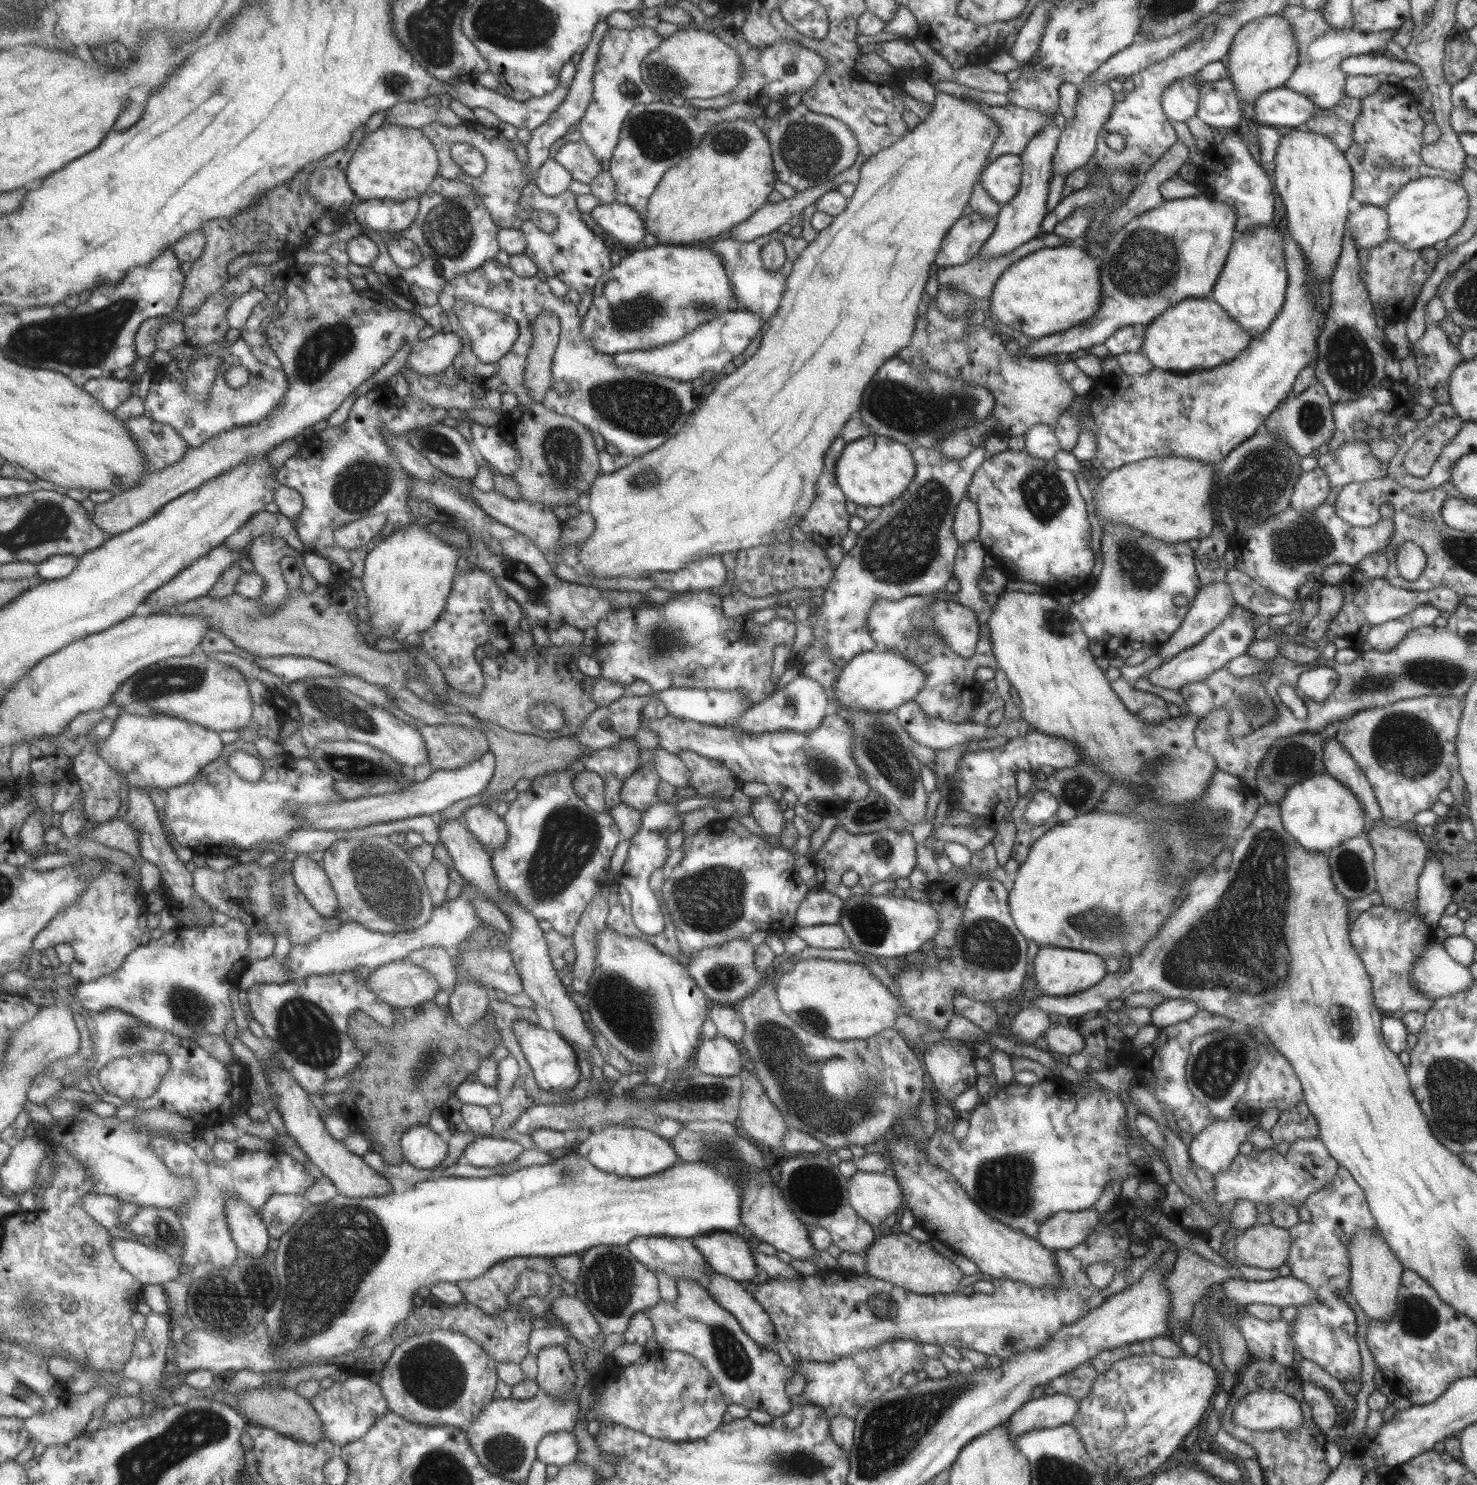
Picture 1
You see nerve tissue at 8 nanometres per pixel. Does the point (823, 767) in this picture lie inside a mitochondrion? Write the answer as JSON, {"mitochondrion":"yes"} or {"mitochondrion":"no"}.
{"mitochondrion":"yes"}

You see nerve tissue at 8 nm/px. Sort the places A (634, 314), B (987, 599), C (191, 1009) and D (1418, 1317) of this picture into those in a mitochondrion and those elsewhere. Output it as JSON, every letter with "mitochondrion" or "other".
{"A":"mitochondrion","B":"other","C":"mitochondrion","D":"mitochondrion"}

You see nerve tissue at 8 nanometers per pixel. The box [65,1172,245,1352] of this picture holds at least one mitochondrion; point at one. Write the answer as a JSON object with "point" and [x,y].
{"point":[165,1232]}

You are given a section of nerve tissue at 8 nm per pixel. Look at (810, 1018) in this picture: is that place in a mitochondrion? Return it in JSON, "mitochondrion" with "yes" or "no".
{"mitochondrion":"yes"}

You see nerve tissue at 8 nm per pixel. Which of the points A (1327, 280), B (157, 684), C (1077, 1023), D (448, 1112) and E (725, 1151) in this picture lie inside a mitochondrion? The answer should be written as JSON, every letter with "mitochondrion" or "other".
{"A":"other","B":"mitochondrion","C":"other","D":"other","E":"mitochondrion"}

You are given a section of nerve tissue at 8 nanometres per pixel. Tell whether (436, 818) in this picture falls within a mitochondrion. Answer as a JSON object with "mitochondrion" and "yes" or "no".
{"mitochondrion":"no"}

